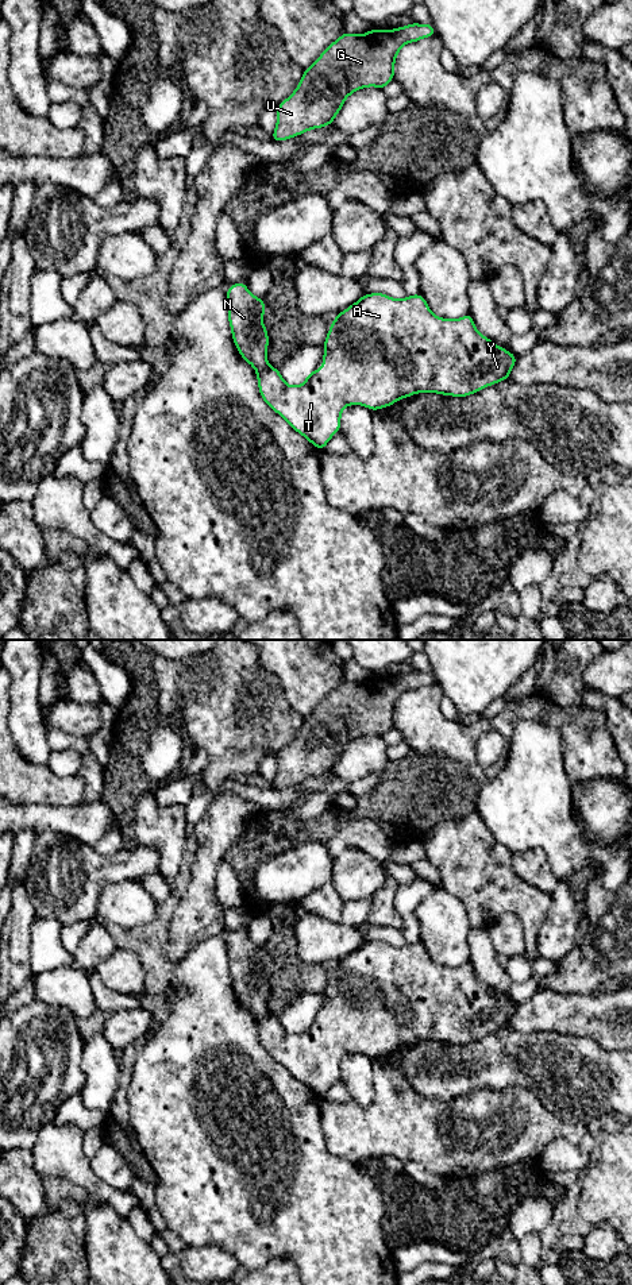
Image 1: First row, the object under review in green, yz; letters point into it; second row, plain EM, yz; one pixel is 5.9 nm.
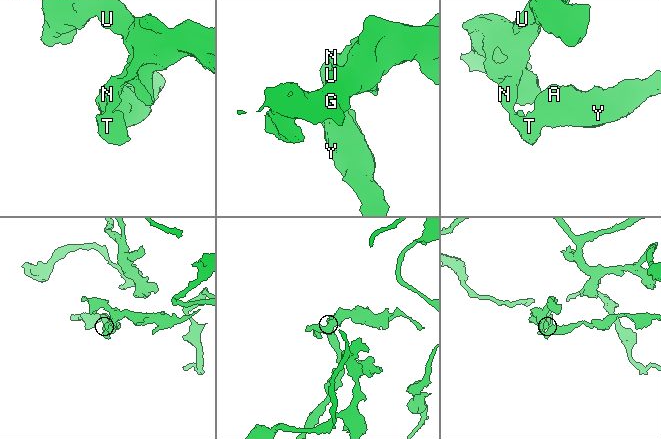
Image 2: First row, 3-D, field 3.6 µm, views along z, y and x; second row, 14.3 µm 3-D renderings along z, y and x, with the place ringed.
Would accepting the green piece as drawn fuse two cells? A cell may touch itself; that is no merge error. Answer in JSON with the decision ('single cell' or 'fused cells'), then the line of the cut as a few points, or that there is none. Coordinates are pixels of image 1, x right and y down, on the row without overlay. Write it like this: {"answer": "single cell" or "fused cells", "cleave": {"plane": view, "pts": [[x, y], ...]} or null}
{"answer": "fused cells", "cleave": {"plane": "yz", "pts": [[268, 1014], [257, 1019]]}}

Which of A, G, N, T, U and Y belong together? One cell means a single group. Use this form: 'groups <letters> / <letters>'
groups A T Y / G N U

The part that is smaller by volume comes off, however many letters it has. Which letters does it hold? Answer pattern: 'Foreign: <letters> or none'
Foreign: G, N, U

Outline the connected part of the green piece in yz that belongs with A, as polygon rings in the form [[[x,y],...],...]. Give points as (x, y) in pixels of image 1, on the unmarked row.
[[[384,941],[363,942],[355,952],[335,964],[323,996],[323,1015],[308,1020],[300,1034],[289,1034],[275,1015],[257,1019],[263,1049],[319,1097],[324,1097],[330,1087],[340,1080],[342,1058],[348,1053],[365,1053],[370,1058],[378,1058],[416,1041],[467,1045],[509,1027],[517,1008],[516,1003],[481,983],[470,961],[456,968],[440,966],[431,960],[420,941],[402,948],[394,948]]]

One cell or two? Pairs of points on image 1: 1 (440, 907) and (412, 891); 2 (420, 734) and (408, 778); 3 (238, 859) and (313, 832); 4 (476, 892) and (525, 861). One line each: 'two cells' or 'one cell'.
1: two cells
2: two cells
3: one cell
4: two cells

